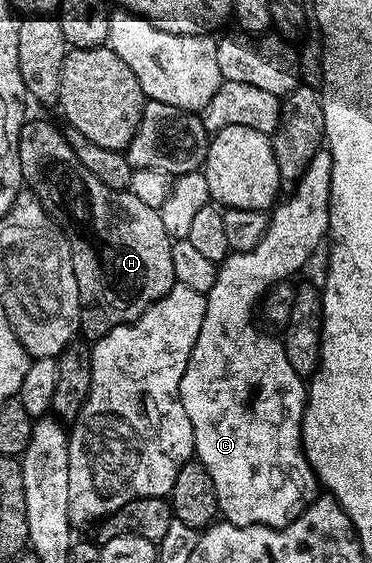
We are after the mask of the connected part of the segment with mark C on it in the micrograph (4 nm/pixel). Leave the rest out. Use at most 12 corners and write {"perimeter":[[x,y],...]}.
{"perimeter":[[311,158],[229,253],[180,385],[223,521],[287,526],[314,482],[306,382],[252,314],[325,241]]}

